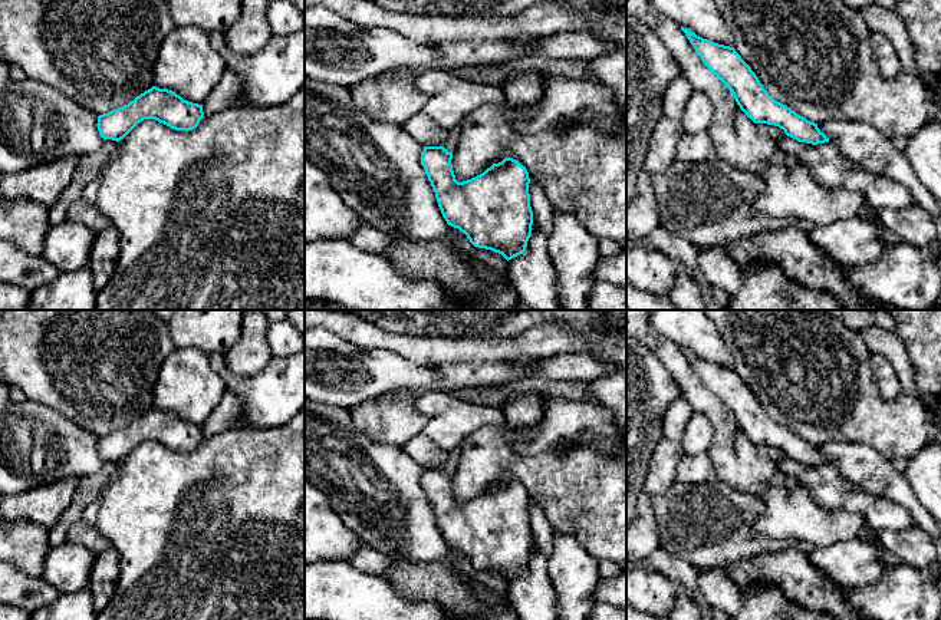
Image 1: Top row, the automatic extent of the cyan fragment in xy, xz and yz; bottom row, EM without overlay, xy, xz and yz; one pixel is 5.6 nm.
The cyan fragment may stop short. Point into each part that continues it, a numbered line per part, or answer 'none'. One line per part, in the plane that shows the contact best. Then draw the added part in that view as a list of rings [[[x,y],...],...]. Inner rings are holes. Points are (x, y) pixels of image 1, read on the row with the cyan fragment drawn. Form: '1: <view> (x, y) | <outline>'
none

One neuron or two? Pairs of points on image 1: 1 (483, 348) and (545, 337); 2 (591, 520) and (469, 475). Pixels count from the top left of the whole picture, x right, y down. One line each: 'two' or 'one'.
1: one
2: one

